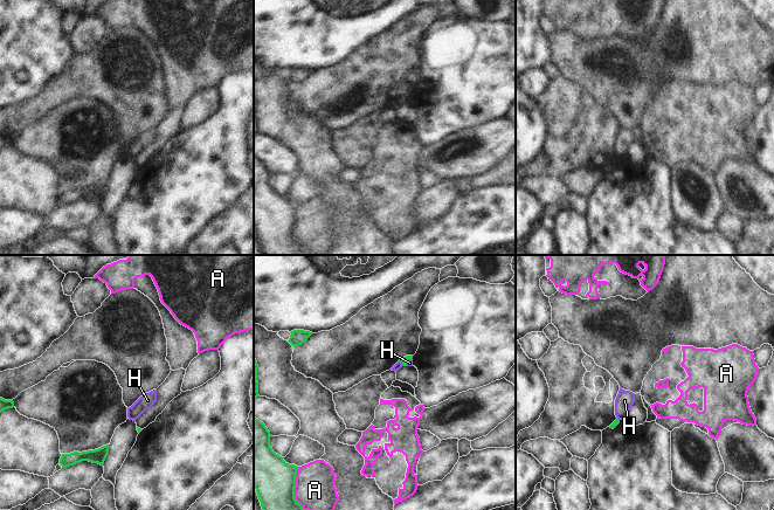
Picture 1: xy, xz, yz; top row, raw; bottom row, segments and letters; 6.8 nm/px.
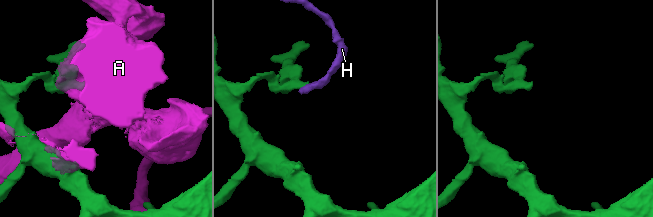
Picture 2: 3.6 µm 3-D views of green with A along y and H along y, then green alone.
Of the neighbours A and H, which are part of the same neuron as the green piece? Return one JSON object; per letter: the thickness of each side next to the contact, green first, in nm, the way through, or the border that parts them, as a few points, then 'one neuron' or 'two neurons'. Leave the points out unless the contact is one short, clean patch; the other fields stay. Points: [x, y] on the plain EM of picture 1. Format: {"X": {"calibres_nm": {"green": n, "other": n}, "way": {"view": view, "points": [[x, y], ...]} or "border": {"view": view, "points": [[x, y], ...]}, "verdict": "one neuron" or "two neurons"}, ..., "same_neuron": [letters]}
{"A": {"calibres_nm": {"green": 280, "other": 280}, "verdict": "two neurons"}, "H": {"calibres_nm": {"green": 50, "other": 40}, "border": {"view": "xz", "points": [[412, 95], [406, 103]]}, "verdict": "two neurons"}, "same_neuron": []}

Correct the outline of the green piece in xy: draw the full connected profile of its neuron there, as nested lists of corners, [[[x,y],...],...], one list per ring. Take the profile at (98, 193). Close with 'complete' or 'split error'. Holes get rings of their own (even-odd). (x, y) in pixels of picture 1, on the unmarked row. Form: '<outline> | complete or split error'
[[[109,182],[103,184],[95,188],[88,188],[88,189],[82,189],[82,191],[74,189],[70,192],[62,192],[60,197],[60,202],[62,204],[62,206],[67,206],[76,201],[80,201],[82,199],[89,199],[89,200],[98,201],[103,204],[108,192],[109,192]]] | complete

